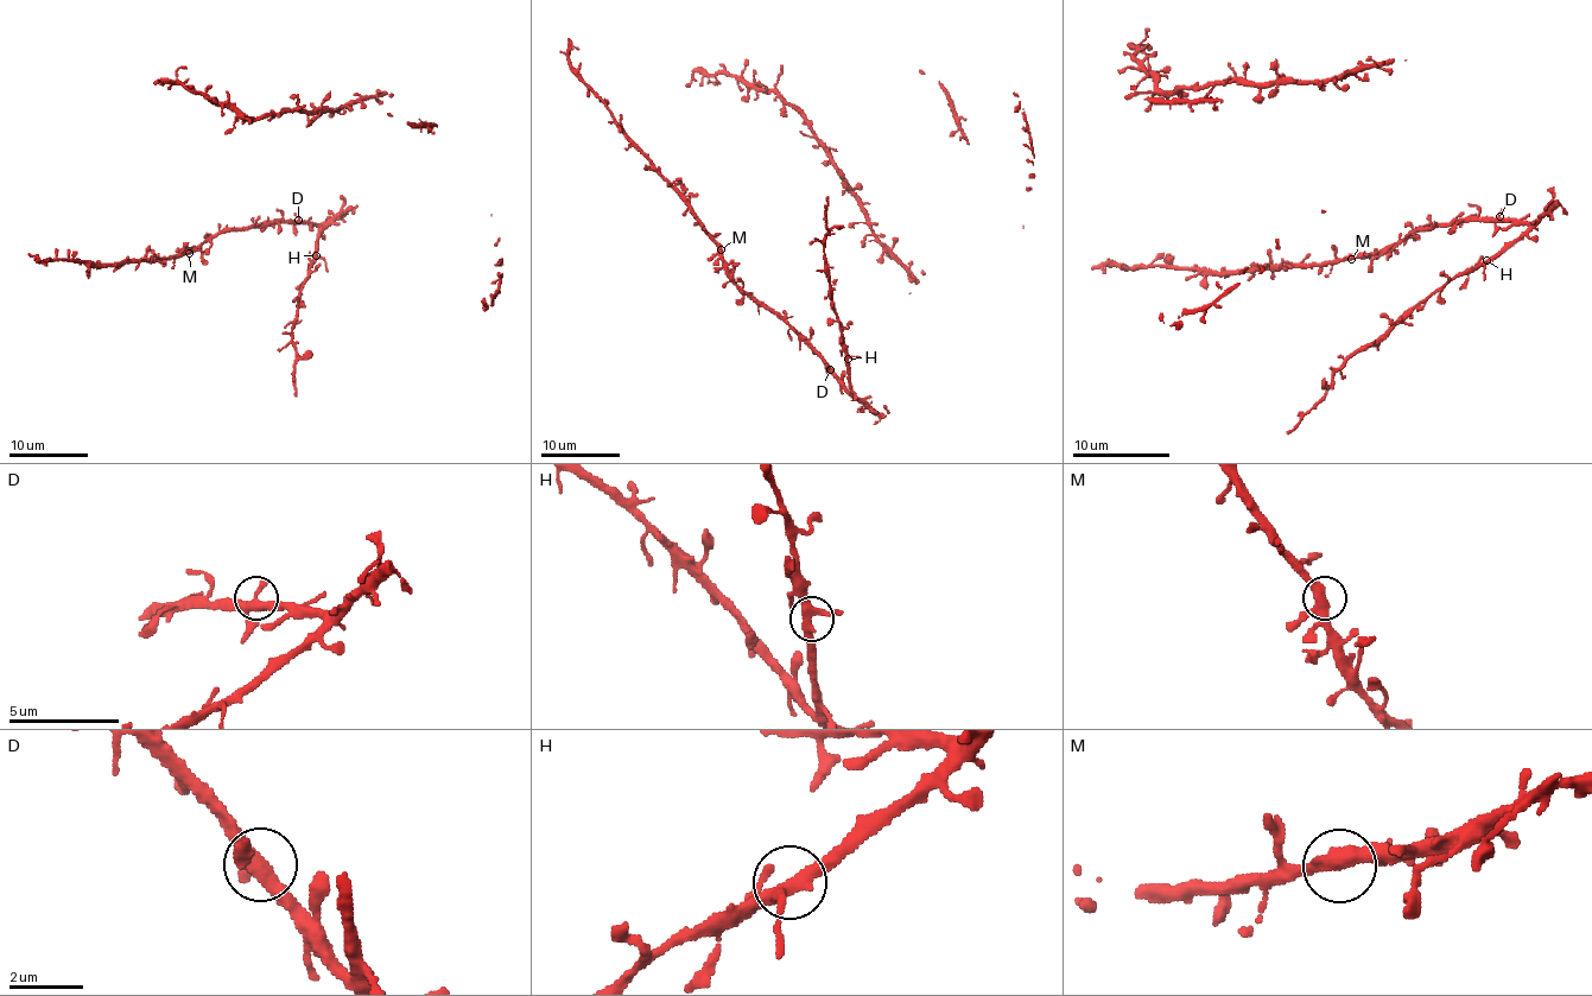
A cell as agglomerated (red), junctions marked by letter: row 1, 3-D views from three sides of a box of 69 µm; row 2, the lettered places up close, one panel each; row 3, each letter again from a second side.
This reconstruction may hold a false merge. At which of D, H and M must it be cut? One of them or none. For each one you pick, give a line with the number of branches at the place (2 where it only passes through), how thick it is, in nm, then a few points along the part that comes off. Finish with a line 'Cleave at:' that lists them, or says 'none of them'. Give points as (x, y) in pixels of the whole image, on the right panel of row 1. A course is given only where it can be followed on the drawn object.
Cleave at: none of them

